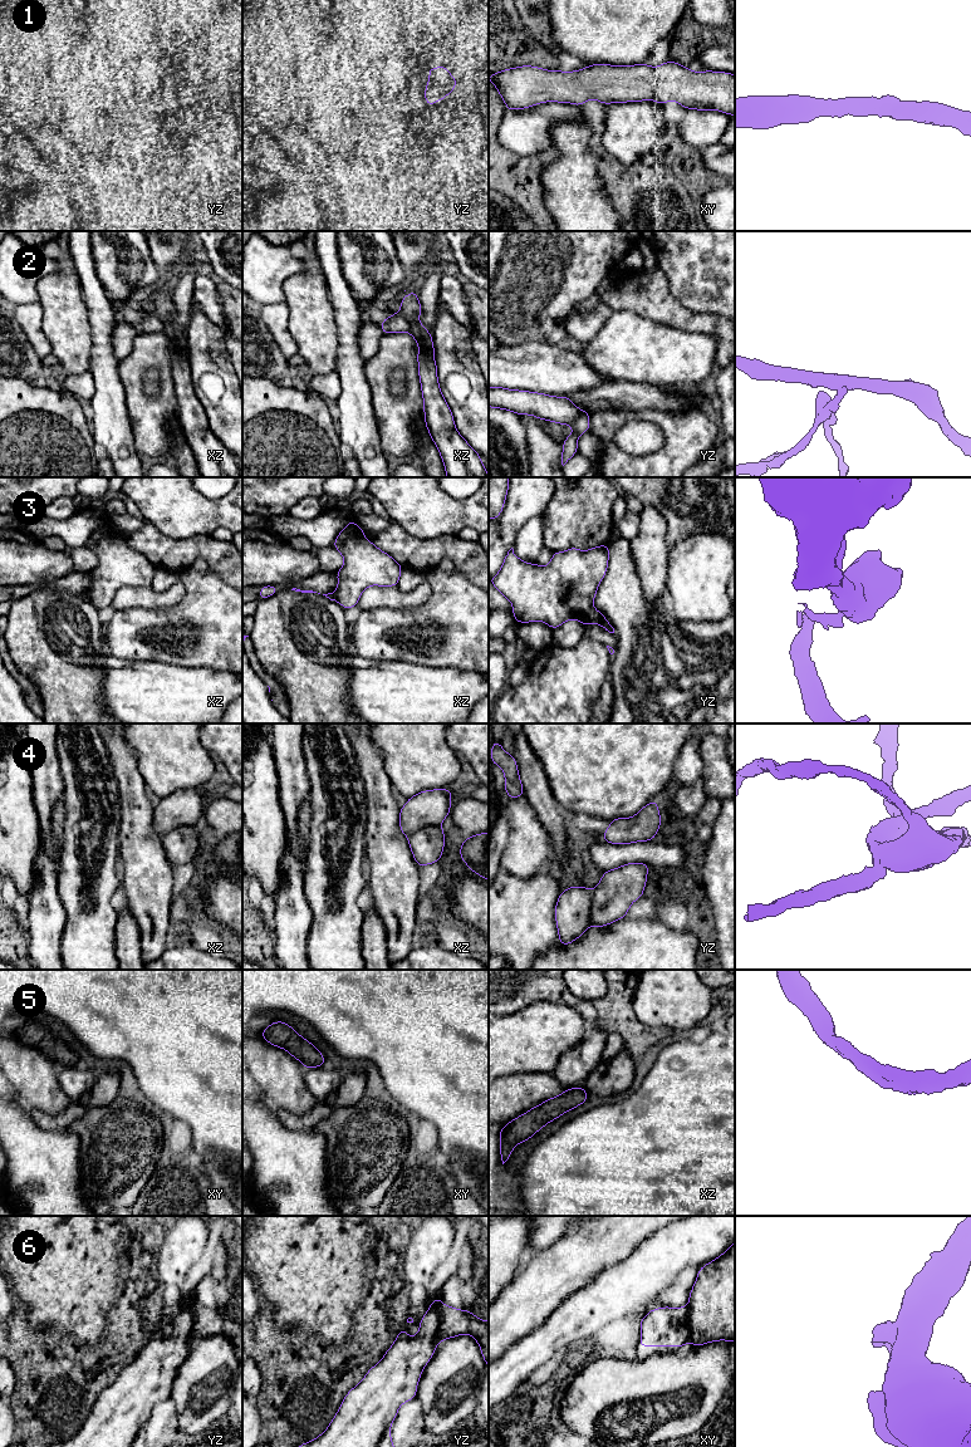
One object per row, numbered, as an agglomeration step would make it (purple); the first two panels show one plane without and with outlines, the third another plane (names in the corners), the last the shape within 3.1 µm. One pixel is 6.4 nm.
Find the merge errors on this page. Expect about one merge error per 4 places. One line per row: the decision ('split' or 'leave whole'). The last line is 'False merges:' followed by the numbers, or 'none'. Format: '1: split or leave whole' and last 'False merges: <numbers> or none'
1: leave whole
2: split
3: split
4: leave whole
5: leave whole
6: leave whole
False merges: 2, 3

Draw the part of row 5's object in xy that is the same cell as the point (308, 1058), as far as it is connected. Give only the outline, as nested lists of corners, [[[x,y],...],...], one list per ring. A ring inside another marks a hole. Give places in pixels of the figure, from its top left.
[[[285,1021],[271,1022],[261,1031],[261,1036],[270,1045],[286,1050],[305,1069],[324,1066],[325,1059],[323,1053]]]

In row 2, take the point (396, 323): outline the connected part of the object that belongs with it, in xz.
[[[398,313],[387,317],[379,324],[383,334],[392,334],[392,333],[403,333],[408,332],[410,324],[408,322]]]

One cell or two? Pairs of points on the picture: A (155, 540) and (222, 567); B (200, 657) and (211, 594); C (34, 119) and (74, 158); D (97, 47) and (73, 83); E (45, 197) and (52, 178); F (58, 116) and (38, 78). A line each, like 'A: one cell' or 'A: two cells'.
A: one cell
B: one cell
C: one cell
D: one cell
E: two cells
F: one cell

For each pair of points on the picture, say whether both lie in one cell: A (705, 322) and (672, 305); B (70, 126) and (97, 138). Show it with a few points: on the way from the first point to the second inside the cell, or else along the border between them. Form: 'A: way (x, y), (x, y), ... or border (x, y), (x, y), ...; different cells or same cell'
A: way (697, 322), (687, 320), (680, 313); same cell
B: way (77, 130), (91, 133); same cell

